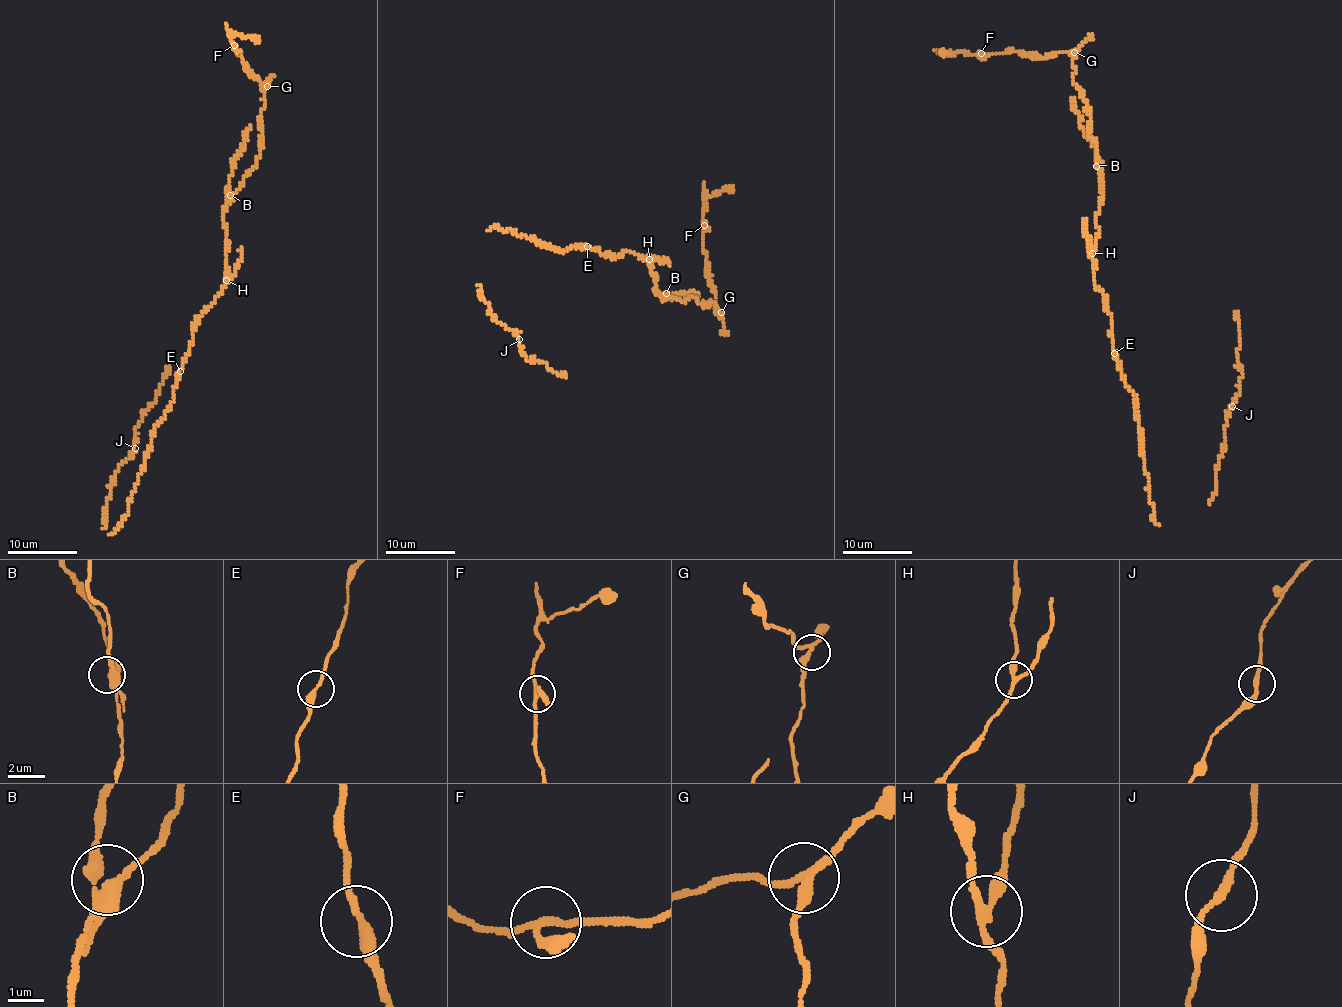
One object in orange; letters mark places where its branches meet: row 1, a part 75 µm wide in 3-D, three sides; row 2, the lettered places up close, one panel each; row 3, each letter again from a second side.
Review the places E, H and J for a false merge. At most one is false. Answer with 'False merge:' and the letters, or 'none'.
False merge: H

